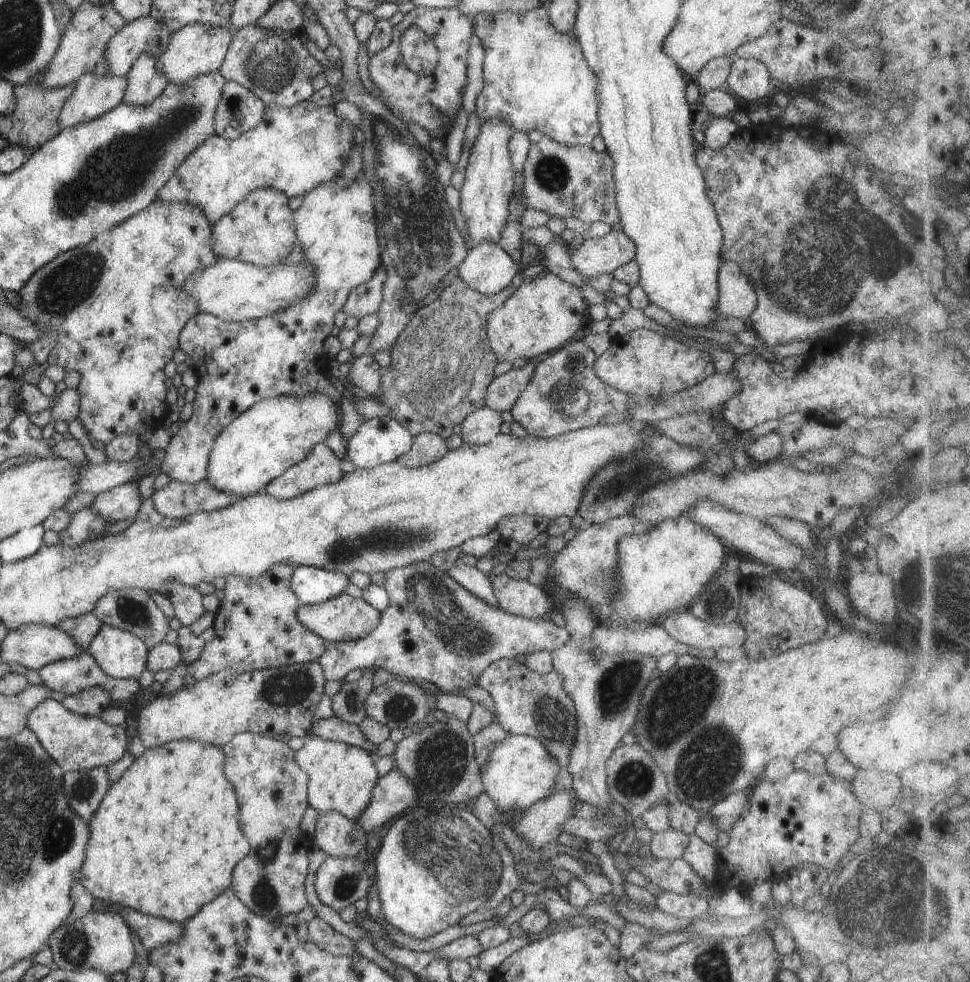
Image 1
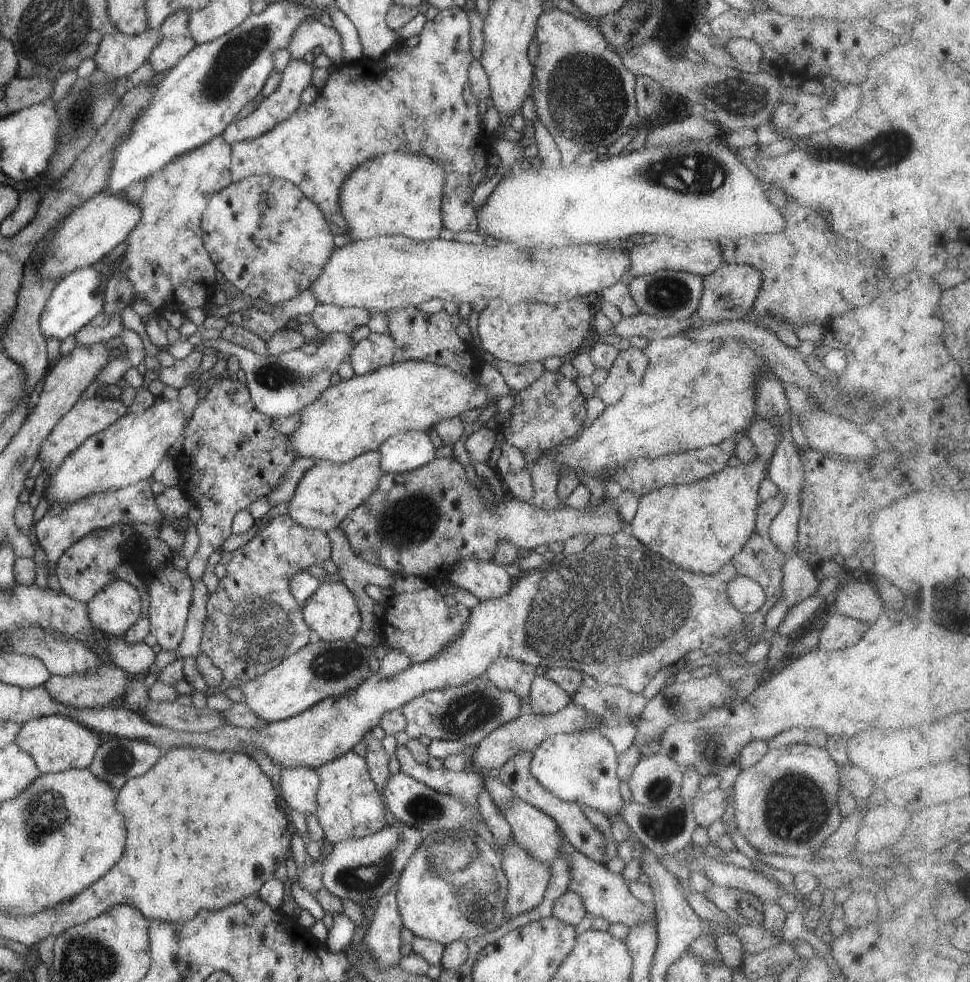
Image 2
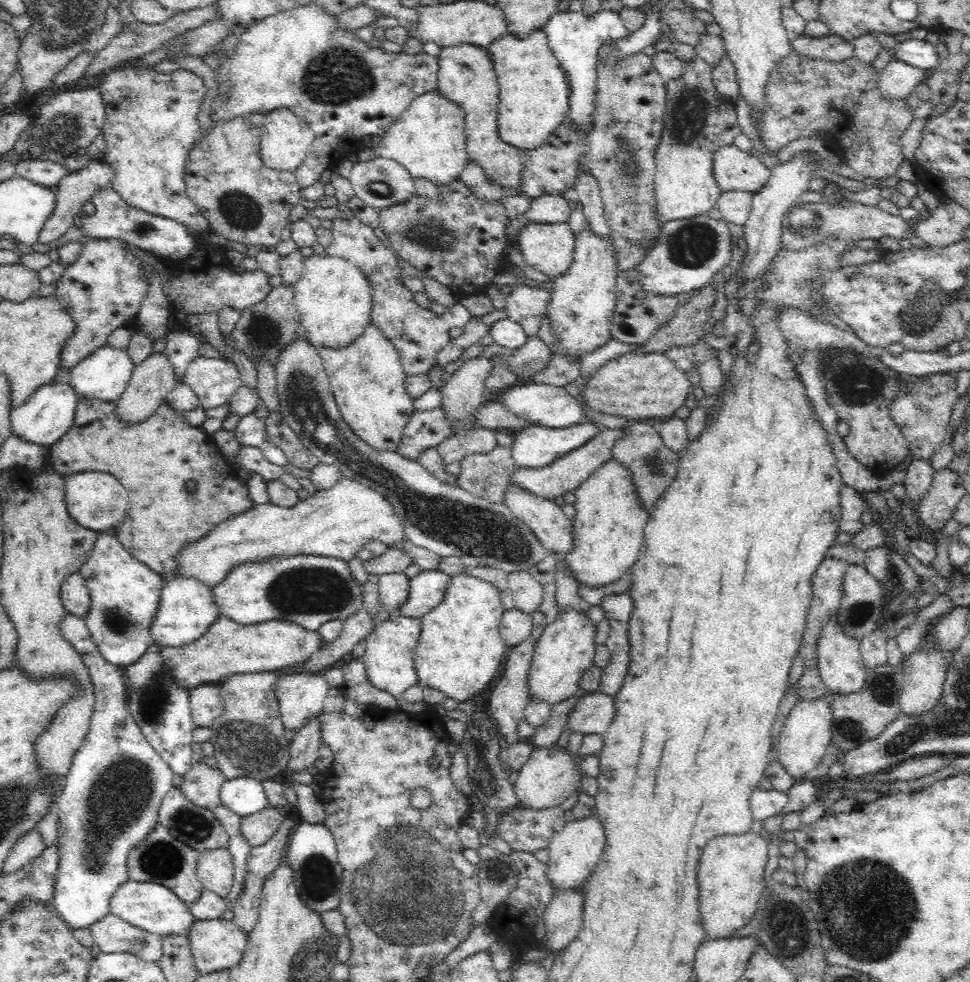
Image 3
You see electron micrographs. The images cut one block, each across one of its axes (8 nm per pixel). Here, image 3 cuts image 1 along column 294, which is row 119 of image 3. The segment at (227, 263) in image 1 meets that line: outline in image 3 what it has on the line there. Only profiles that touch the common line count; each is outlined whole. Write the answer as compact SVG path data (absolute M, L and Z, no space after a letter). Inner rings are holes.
M272 110L263 120L260 133L260 158L266 168L294 172L308 154L315 134L303 118L298 118L291 110Z

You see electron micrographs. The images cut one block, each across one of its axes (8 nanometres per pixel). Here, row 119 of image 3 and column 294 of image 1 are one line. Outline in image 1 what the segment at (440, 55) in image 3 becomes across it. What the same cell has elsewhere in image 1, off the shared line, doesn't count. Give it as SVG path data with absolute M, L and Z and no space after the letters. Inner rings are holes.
M319 442L304 460L293 464L278 478L271 480L264 491L282 500L294 498L322 484L338 482L344 476L340 461L325 442Z

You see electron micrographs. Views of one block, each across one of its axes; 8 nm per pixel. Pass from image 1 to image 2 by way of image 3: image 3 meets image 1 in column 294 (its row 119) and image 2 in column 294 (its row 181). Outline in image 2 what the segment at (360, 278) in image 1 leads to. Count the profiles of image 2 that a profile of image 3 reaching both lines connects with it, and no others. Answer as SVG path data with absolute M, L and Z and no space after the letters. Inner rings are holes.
M306 289L286 302L273 304L272 312L248 307L235 313L229 313L225 319L228 324L248 328L250 332L260 336L262 340L268 341L274 336L274 332L284 328L289 320L300 316L300 314L311 315L316 306L318 306L318 300L314 298L309 289Z

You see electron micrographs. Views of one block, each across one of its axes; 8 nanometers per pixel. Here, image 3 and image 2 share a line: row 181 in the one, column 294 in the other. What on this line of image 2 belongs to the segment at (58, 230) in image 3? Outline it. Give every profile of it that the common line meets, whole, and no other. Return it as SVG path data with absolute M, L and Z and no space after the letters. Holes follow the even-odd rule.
M294 59L288 62L286 68L282 72L282 80L280 80L279 87L276 88L268 98L261 98L258 101L256 109L250 113L246 118L242 120L236 120L231 122L228 128L224 130L223 136L228 144L234 144L237 142L248 142L248 140L254 140L262 134L266 134L268 130L274 128L276 124L290 118L298 105L300 104L300 94L304 92L305 88L310 87L312 82L312 70L314 70L312 64L307 63L303 59Z

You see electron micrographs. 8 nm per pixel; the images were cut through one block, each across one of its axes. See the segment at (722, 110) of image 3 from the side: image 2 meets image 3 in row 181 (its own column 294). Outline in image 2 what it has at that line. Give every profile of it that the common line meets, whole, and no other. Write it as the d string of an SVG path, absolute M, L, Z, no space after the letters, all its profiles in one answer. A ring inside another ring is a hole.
M320 639L303 646L266 674L243 682L239 688L244 694L244 703L256 716L270 722L282 722L298 716L325 698L335 701L358 688L372 674L369 668L371 657L371 647L356 643L354 639L330 642Z

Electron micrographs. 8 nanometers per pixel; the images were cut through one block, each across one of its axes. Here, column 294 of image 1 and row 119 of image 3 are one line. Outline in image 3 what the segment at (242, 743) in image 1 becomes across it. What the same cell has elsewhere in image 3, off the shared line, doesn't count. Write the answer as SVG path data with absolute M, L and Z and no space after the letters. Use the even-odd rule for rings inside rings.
M793 51L788 57L785 57L776 67L775 70L770 72L770 80L766 84L766 90L764 90L764 108L758 108L756 111L762 111L762 114L753 114L751 113L751 120L754 128L757 131L762 144L769 148L773 152L778 152L783 146L788 146L790 142L798 140L798 138L806 137L816 137L820 140L823 140L825 146L835 152L835 154L842 158L842 162L845 162L852 168L856 170L860 176L864 178L874 178L874 180L883 180L887 179L894 175L898 166L904 162L904 157L902 156L902 145L900 145L900 137L908 130L910 122L914 119L912 114L913 108L910 108L906 103L906 100L887 100L887 98L882 98L879 86L878 86L878 77L880 74L871 65L864 65L860 61L856 61L854 58L842 62L826 62L818 61L816 59L810 59L806 56L802 56L795 51Z

